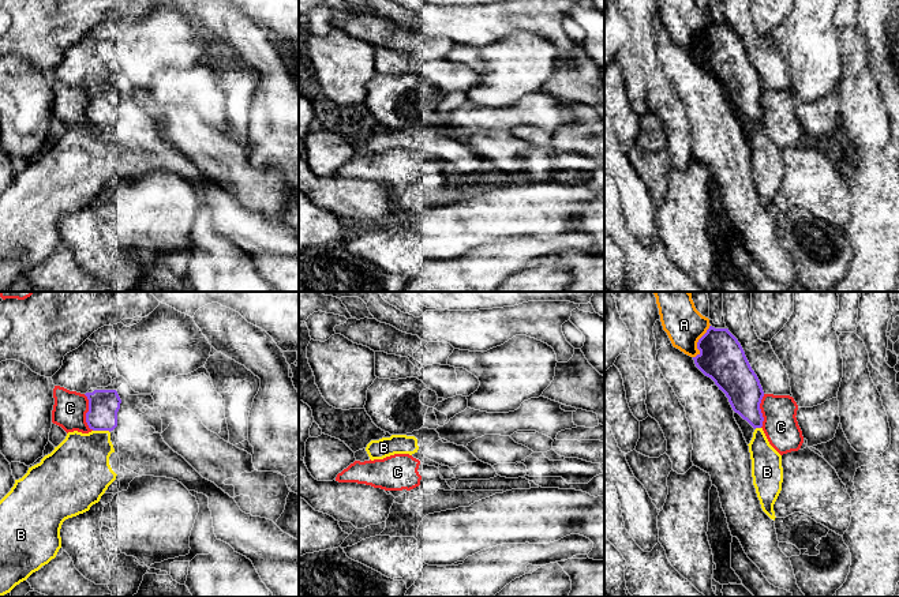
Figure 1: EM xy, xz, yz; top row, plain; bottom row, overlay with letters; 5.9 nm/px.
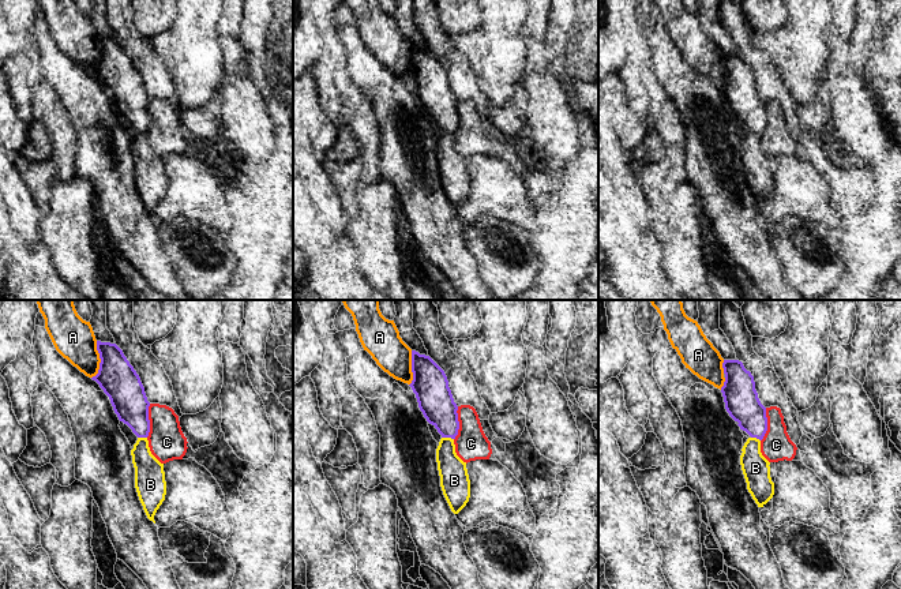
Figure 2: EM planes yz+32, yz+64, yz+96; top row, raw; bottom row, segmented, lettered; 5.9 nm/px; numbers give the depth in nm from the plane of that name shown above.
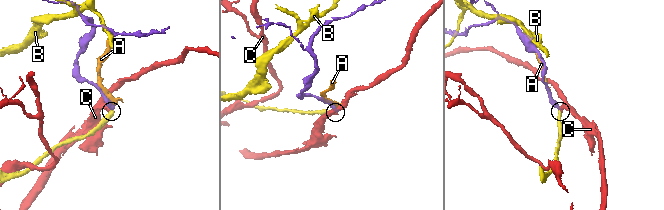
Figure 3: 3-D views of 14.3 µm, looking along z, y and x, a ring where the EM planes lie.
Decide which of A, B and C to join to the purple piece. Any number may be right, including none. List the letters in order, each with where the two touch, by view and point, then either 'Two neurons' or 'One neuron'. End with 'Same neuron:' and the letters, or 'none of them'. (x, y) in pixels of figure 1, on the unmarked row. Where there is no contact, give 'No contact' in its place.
A: Touches purple at yz (699, 36). Two neurons
B: Touches purple at xy (101, 124). Two neurons
C: Touches purple at xy (86, 108). Two neurons
Same neuron: none of them

